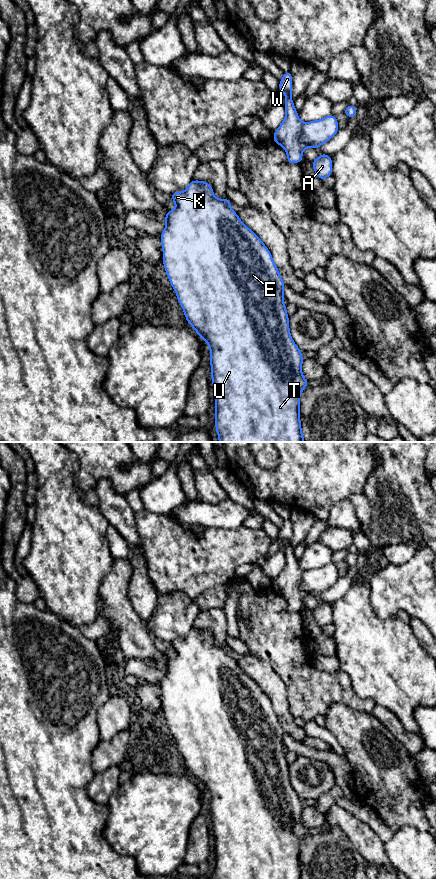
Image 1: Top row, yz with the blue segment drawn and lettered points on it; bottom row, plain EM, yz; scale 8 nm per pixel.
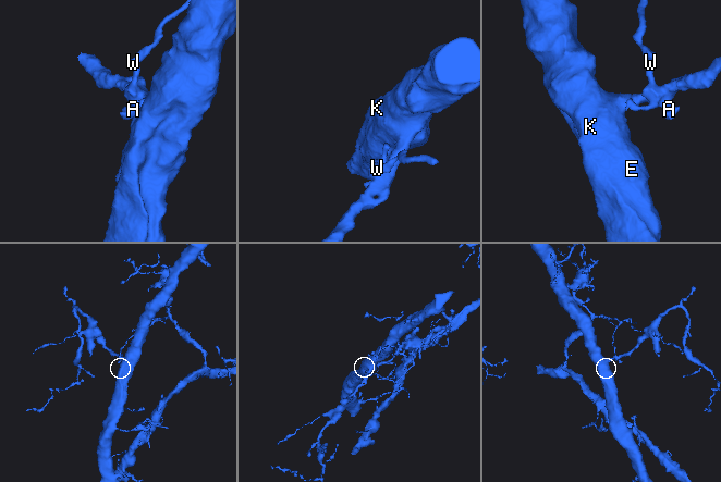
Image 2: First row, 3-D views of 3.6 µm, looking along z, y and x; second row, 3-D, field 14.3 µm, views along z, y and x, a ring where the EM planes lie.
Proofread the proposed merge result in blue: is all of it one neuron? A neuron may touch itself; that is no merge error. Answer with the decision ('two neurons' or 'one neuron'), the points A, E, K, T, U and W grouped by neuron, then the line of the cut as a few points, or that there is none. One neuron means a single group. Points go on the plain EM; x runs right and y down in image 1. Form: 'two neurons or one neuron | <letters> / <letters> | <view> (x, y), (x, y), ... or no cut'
two neurons | A E K T U / W | yz (302, 571), (300, 586), (307, 594)

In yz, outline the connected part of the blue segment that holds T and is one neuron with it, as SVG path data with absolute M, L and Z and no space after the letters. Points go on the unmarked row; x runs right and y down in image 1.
M193 627L183 641L169 644L177 657L164 664L166 676L160 684L163 713L188 772L210 794L216 879L302 879L300 842L309 829L302 823L302 800L289 779L283 750L285 731L269 697L230 656L228 645L214 645L208 630Z

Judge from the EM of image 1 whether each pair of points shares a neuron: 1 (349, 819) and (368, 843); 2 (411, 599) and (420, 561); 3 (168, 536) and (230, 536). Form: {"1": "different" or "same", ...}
{"1": "same", "2": "same", "3": "same"}

